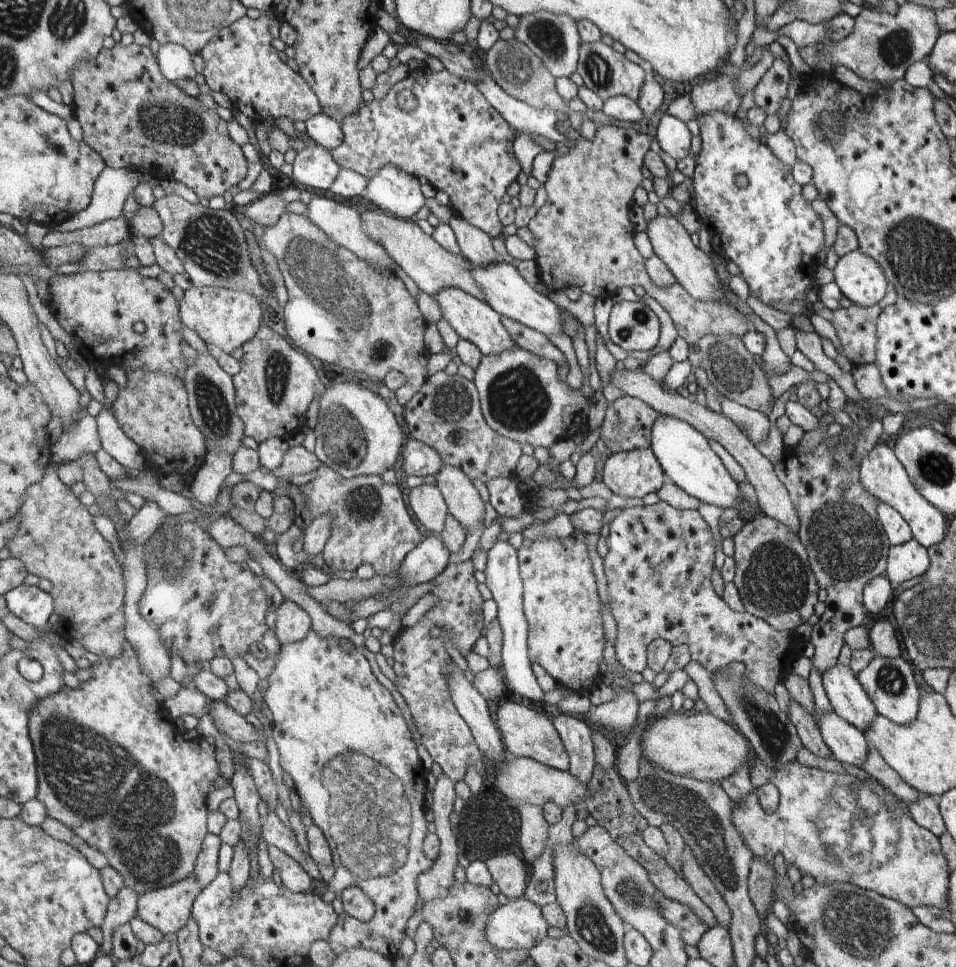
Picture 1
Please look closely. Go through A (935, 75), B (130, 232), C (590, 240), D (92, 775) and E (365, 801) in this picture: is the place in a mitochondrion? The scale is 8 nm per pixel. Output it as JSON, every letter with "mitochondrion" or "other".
{"A":"other","B":"other","C":"other","D":"mitochondrion","E":"mitochondrion"}

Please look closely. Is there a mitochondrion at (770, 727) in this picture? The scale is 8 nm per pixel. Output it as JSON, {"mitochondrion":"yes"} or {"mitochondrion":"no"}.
{"mitochondrion":"yes"}

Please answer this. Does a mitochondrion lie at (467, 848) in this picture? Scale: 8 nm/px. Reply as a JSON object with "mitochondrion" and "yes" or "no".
{"mitochondrion":"no"}

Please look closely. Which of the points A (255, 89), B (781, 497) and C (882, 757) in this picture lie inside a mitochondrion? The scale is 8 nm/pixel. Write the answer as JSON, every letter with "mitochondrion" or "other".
{"A":"other","B":"other","C":"other"}

